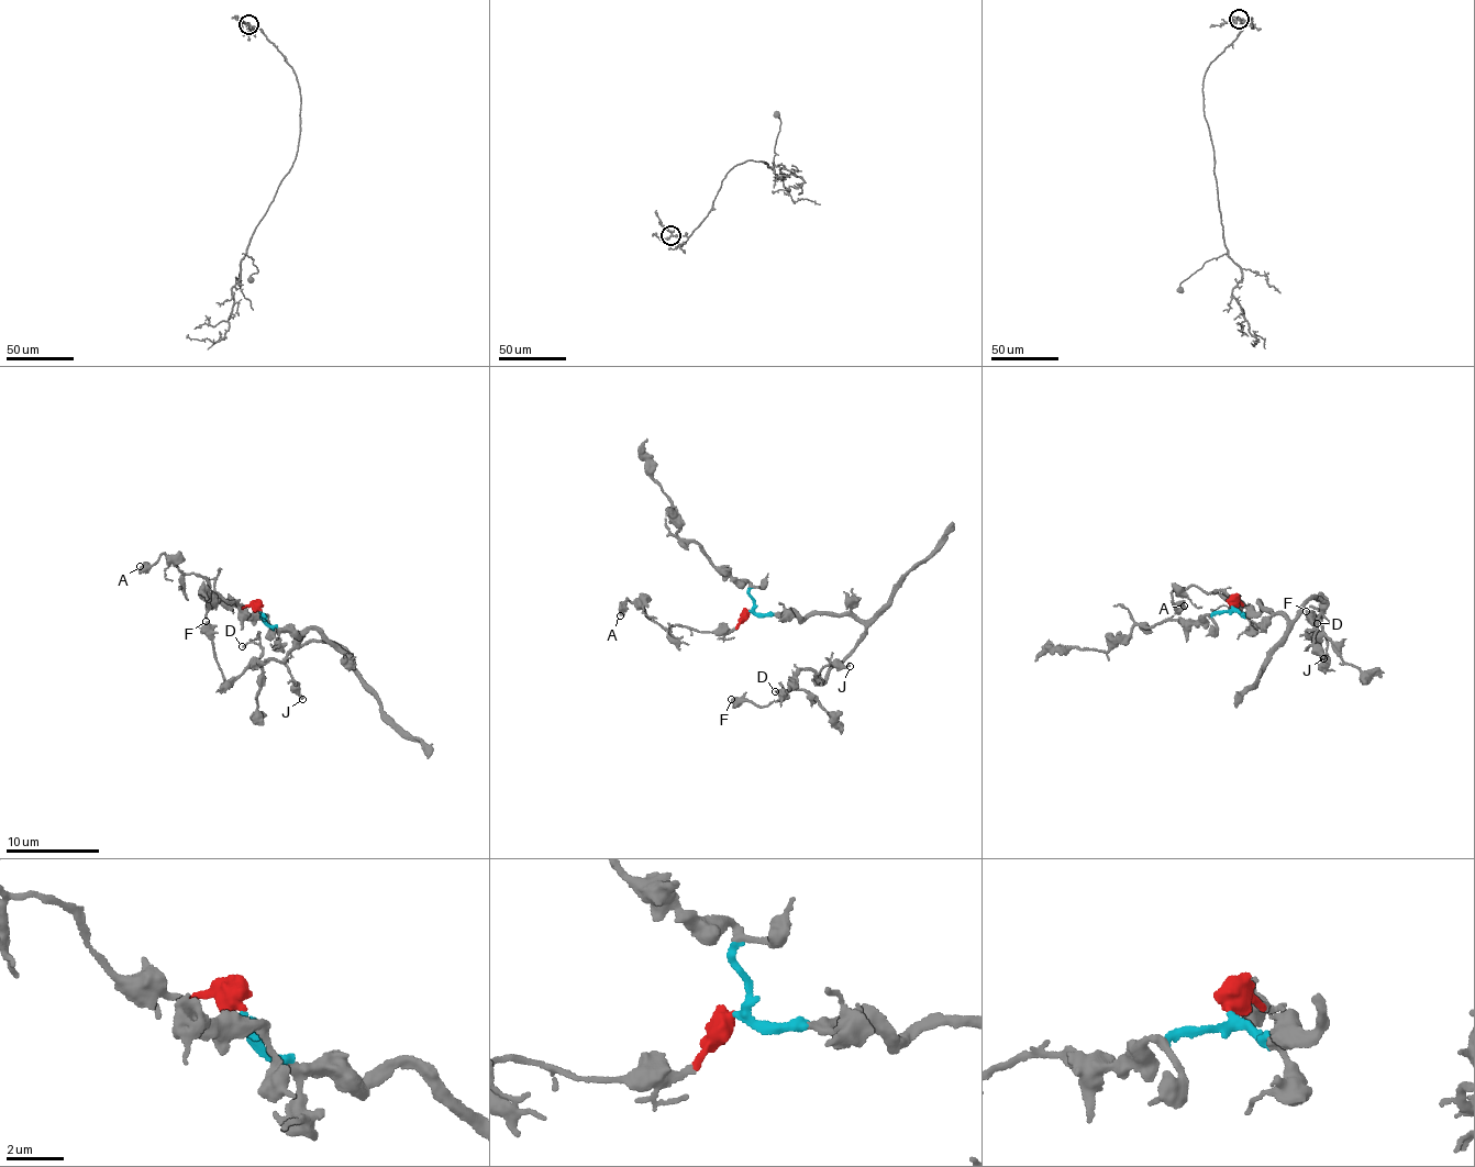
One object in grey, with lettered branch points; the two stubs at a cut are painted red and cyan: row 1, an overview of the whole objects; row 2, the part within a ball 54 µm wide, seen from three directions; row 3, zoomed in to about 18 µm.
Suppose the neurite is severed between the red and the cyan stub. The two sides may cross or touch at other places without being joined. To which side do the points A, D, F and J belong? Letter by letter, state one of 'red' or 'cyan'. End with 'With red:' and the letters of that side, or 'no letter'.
A: red
D: cyan
F: cyan
J: cyan
With red: A

